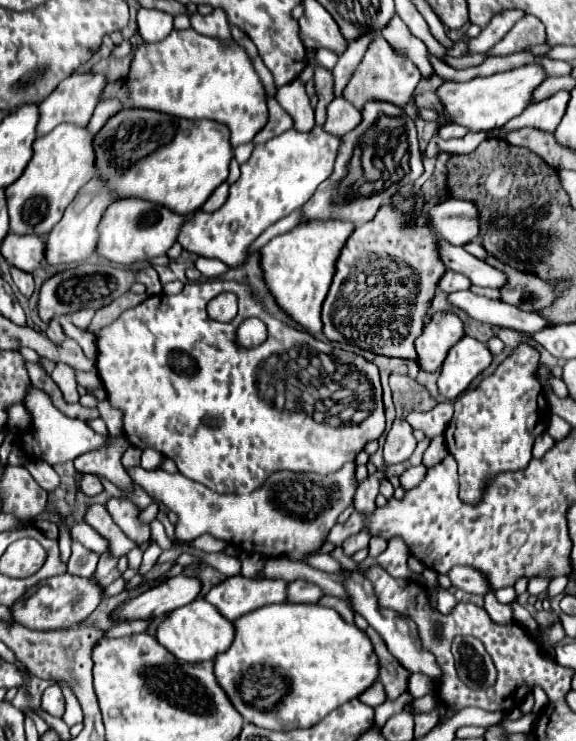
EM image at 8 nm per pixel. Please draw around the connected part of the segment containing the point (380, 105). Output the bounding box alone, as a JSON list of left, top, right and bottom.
[303,101,423,225]

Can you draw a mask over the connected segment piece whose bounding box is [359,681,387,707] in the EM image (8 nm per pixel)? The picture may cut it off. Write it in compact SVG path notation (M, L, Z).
M377 681L377 685L373 685L369 691L365 691L363 695L359 695L359 699L361 699L363 703L367 703L369 707L377 707L377 705L381 705L381 703L387 699L387 695L385 695L383 685Z

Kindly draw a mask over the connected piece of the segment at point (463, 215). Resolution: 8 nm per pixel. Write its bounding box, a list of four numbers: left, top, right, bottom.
[429,199,479,245]

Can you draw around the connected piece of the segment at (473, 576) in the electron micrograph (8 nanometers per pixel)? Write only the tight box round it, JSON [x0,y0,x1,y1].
[447,567,491,595]

